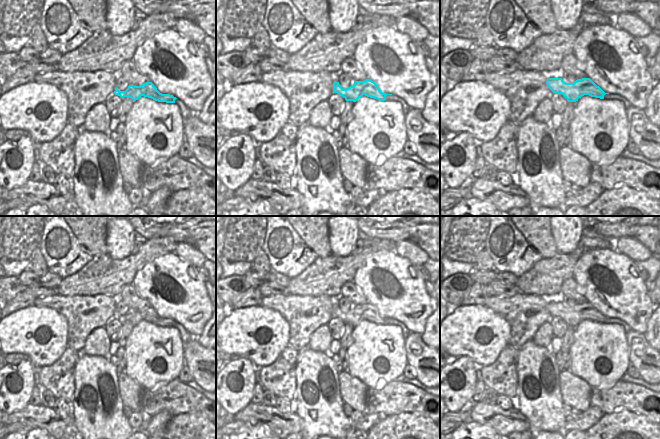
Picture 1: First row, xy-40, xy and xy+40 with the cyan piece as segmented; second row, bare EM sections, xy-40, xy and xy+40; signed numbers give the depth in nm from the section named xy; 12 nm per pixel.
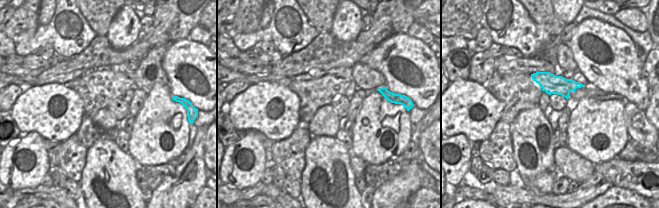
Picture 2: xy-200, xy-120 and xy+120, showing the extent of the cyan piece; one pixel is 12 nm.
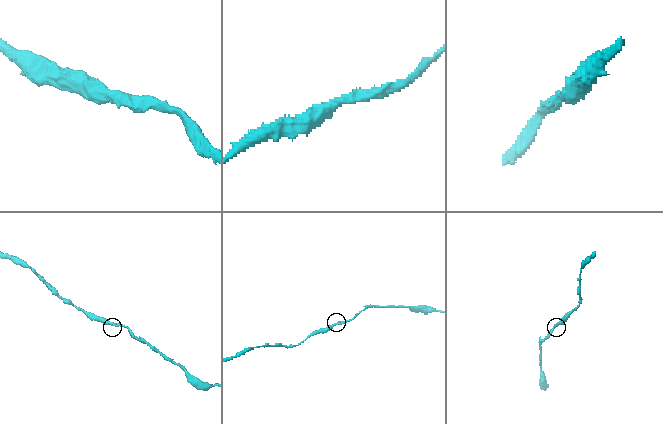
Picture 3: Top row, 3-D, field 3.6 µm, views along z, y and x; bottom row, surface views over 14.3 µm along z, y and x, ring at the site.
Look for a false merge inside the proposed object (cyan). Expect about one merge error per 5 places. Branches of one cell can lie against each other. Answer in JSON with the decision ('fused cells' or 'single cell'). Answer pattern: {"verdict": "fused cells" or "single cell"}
{"verdict": "single cell"}

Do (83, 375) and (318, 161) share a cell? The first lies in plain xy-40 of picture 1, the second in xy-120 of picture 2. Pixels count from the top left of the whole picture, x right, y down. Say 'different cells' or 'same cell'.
same cell

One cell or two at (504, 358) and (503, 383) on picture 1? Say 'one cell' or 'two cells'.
one cell

